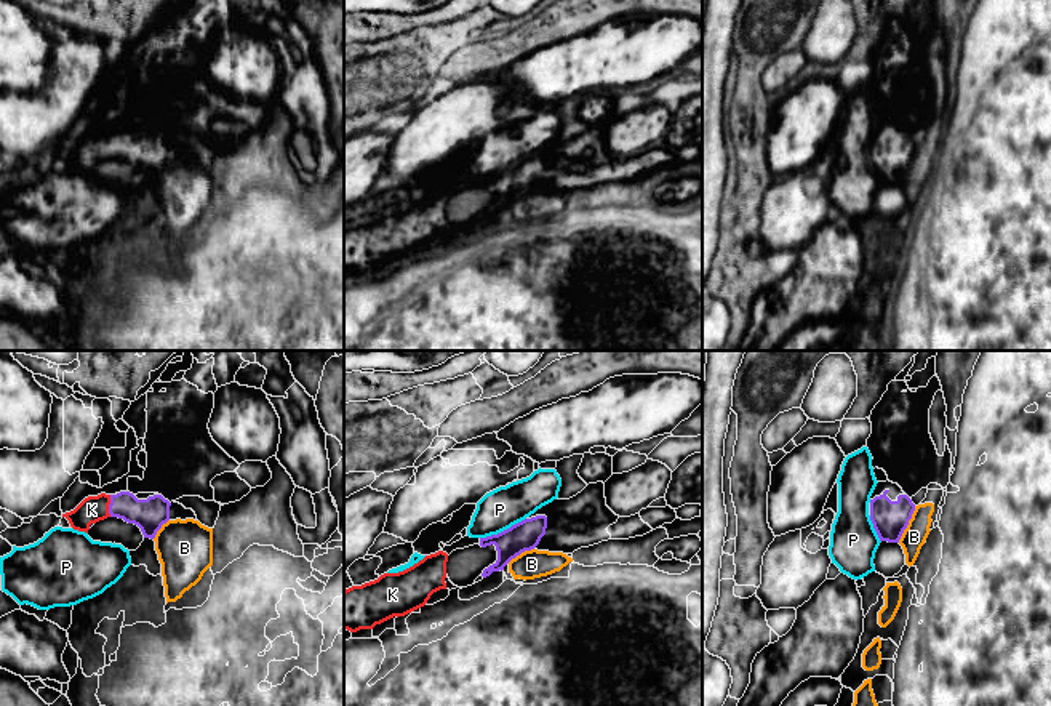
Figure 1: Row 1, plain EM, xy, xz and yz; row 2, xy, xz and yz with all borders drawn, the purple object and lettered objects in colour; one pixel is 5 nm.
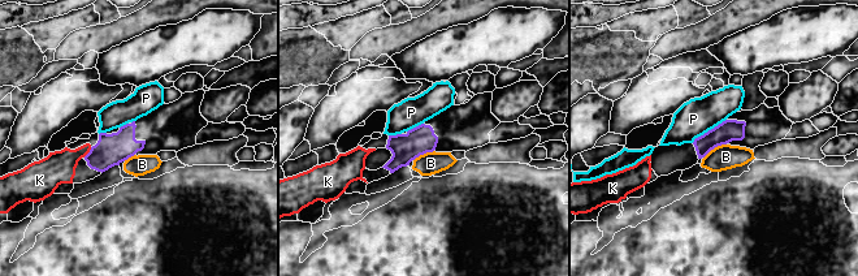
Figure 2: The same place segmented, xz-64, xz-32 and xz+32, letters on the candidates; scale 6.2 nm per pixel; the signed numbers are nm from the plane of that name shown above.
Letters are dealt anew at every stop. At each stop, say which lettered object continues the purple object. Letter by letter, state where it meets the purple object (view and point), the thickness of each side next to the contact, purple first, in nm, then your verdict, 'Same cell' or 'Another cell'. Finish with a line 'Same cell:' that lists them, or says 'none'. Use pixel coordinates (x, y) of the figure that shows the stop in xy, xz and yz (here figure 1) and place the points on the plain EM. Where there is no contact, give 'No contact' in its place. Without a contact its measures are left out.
B: Touches purple at yz (907, 165). Thickness 180 nm (purple) against 120 nm. Another cell
K: Touches purple at xy (109, 148). Thickness 160 nm (purple) against 140 nm. Same cell
P: Touches purple at xz (504, 172). Thickness 150 nm (purple) against 200 nm. Another cell
Same cell: K

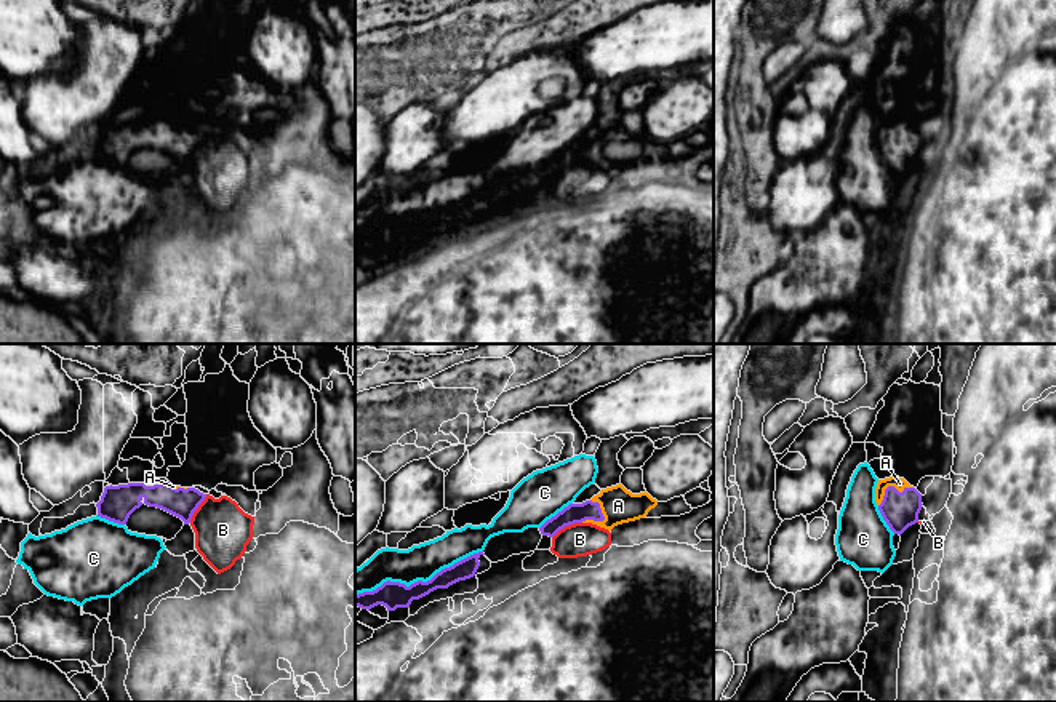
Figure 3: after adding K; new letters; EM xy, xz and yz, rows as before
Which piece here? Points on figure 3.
A: Touches purple at xz (600, 162). Thickness 100 nm (purple) against 180 nm. Same cell
B: Touches purple at xz (567, 167). Thickness 100 nm (purple) against 170 nm. Another cell
C: Touches purple at xz (418, 223). Thickness 140 nm (purple) against 180 nm. Another cell
Same cell: A

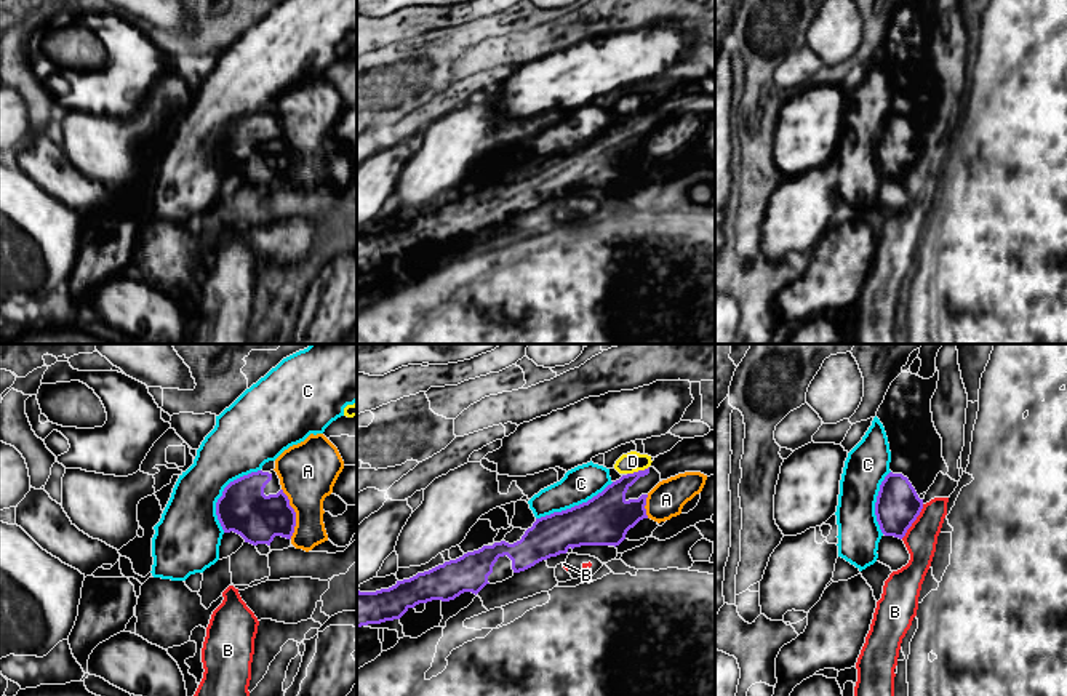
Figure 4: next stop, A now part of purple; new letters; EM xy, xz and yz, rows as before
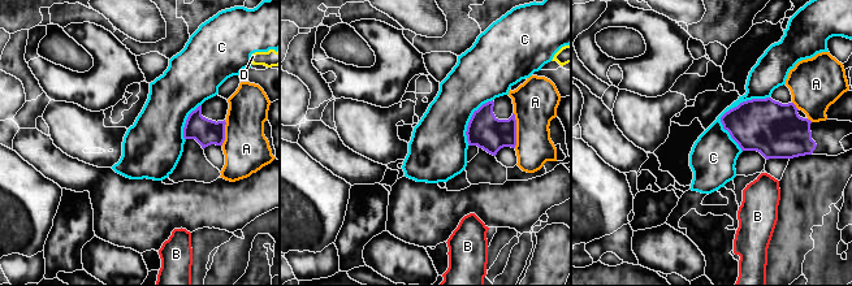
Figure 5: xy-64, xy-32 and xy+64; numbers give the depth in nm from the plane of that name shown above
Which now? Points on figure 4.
A: Touches purple at xy (295, 156). Thickness 240 nm (purple) against 300 nm. Another cell
B: Touches purple at yz (914, 162). Thickness 220 nm (purple) against 160 nm. Another cell
C: Touches purple at xy (223, 135). Thickness 260 nm (purple) against 300 nm. Another cell
D: Touches purple at xz (639, 112). Thickness 200 nm (purple) against 100 nm. Another cell
Same cell: none

